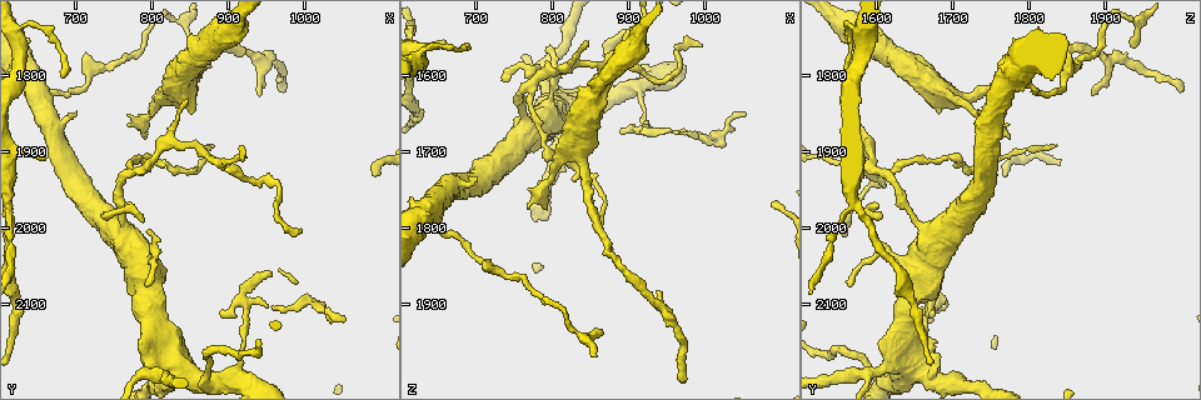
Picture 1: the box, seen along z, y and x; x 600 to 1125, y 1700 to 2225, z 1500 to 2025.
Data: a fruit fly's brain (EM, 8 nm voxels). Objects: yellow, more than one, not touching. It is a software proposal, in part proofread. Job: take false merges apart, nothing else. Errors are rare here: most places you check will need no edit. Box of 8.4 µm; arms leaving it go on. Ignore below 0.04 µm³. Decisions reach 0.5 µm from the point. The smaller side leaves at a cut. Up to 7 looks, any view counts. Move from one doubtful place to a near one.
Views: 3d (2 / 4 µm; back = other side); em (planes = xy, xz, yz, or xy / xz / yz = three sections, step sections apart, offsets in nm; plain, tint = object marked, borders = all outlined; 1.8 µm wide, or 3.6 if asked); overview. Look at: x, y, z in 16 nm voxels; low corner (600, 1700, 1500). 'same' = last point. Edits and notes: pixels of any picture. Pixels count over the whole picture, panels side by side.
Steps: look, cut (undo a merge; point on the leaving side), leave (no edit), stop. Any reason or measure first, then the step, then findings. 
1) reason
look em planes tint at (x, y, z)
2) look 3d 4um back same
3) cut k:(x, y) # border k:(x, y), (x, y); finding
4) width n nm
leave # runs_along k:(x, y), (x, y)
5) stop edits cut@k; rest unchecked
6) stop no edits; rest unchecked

abrupt turn
look 3d 2um at (920, 2100, 1670)

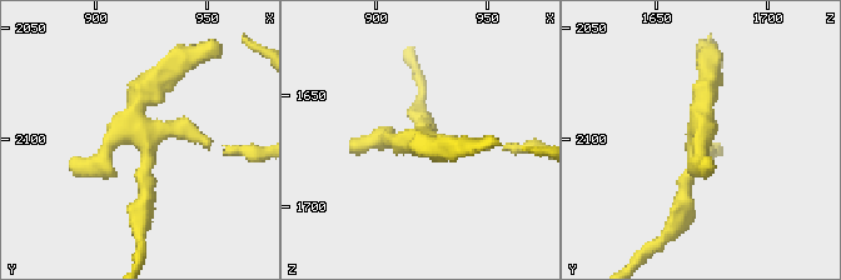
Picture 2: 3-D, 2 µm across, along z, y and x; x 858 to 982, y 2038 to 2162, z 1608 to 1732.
shape alone is not enough
look em yz step 16 tint at (922, 2097, 1670)

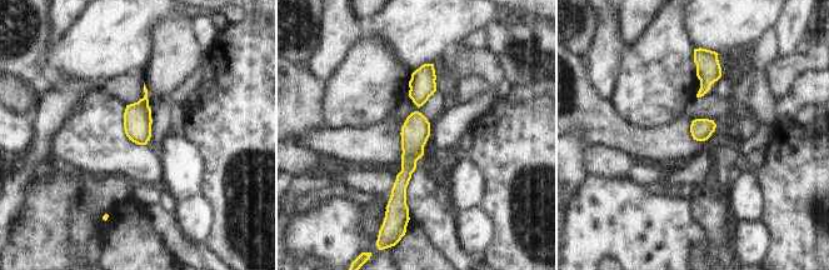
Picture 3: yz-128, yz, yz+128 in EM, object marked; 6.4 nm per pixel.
leave # runs_along 3:(417, 114), (400, 184), (403, 206); continuous, no second neuron

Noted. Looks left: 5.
a fork
look em 3.6um planes tint at (815, 2175, 1625)

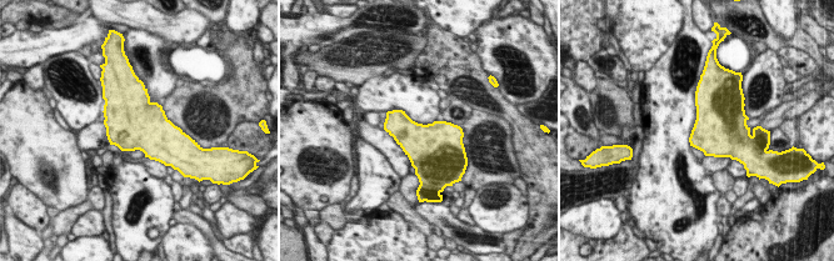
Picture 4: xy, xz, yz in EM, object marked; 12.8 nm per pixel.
width 480 nm
leave # all the same neuron

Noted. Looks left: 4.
sharp bend
look em 3.6um planes tint at (640, 1810, 1775)

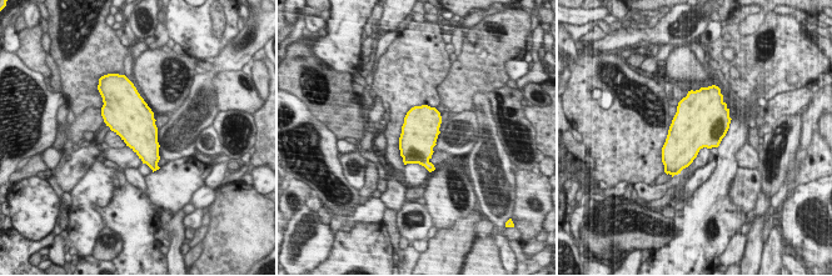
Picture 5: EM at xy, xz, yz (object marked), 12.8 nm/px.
leave # all the same neuron

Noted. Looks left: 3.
stop no edits; rest unchecked

